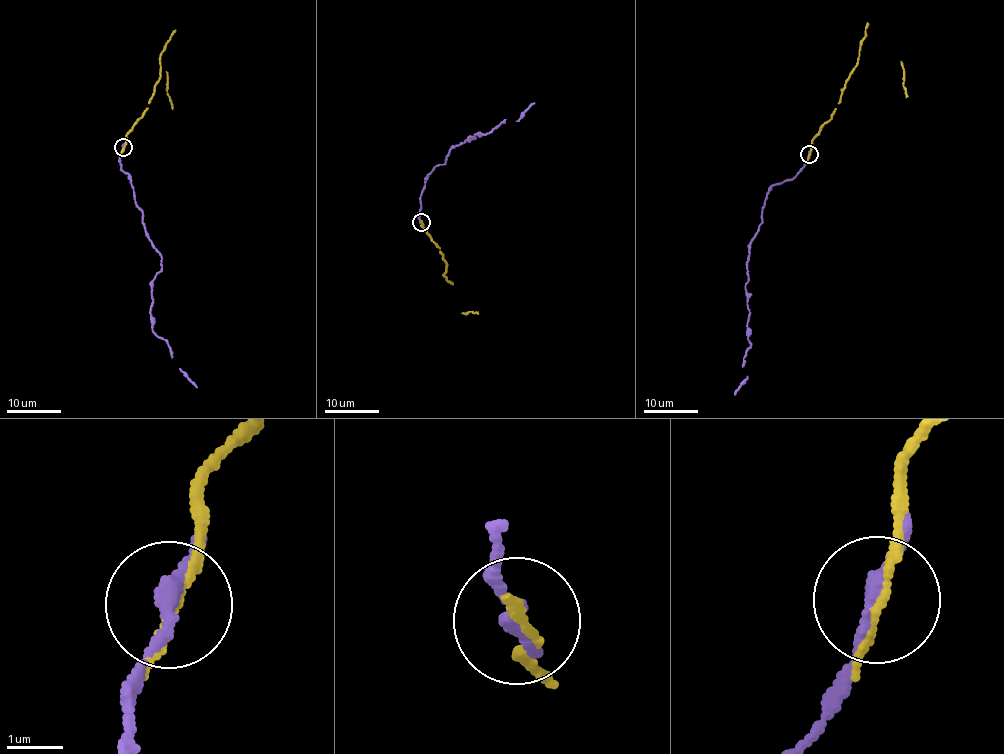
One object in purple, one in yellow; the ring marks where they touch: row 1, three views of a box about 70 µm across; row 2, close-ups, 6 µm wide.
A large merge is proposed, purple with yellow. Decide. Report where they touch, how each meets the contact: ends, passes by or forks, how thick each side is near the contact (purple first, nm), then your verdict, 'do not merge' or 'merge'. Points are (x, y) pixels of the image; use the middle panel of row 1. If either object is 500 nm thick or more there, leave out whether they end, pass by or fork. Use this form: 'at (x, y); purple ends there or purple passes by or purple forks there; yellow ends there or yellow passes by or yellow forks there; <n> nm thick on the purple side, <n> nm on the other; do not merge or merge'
at (421, 222); purple passes by; yellow passes by; 240 nm thick on the purple side, 140 nm on the other; merge

